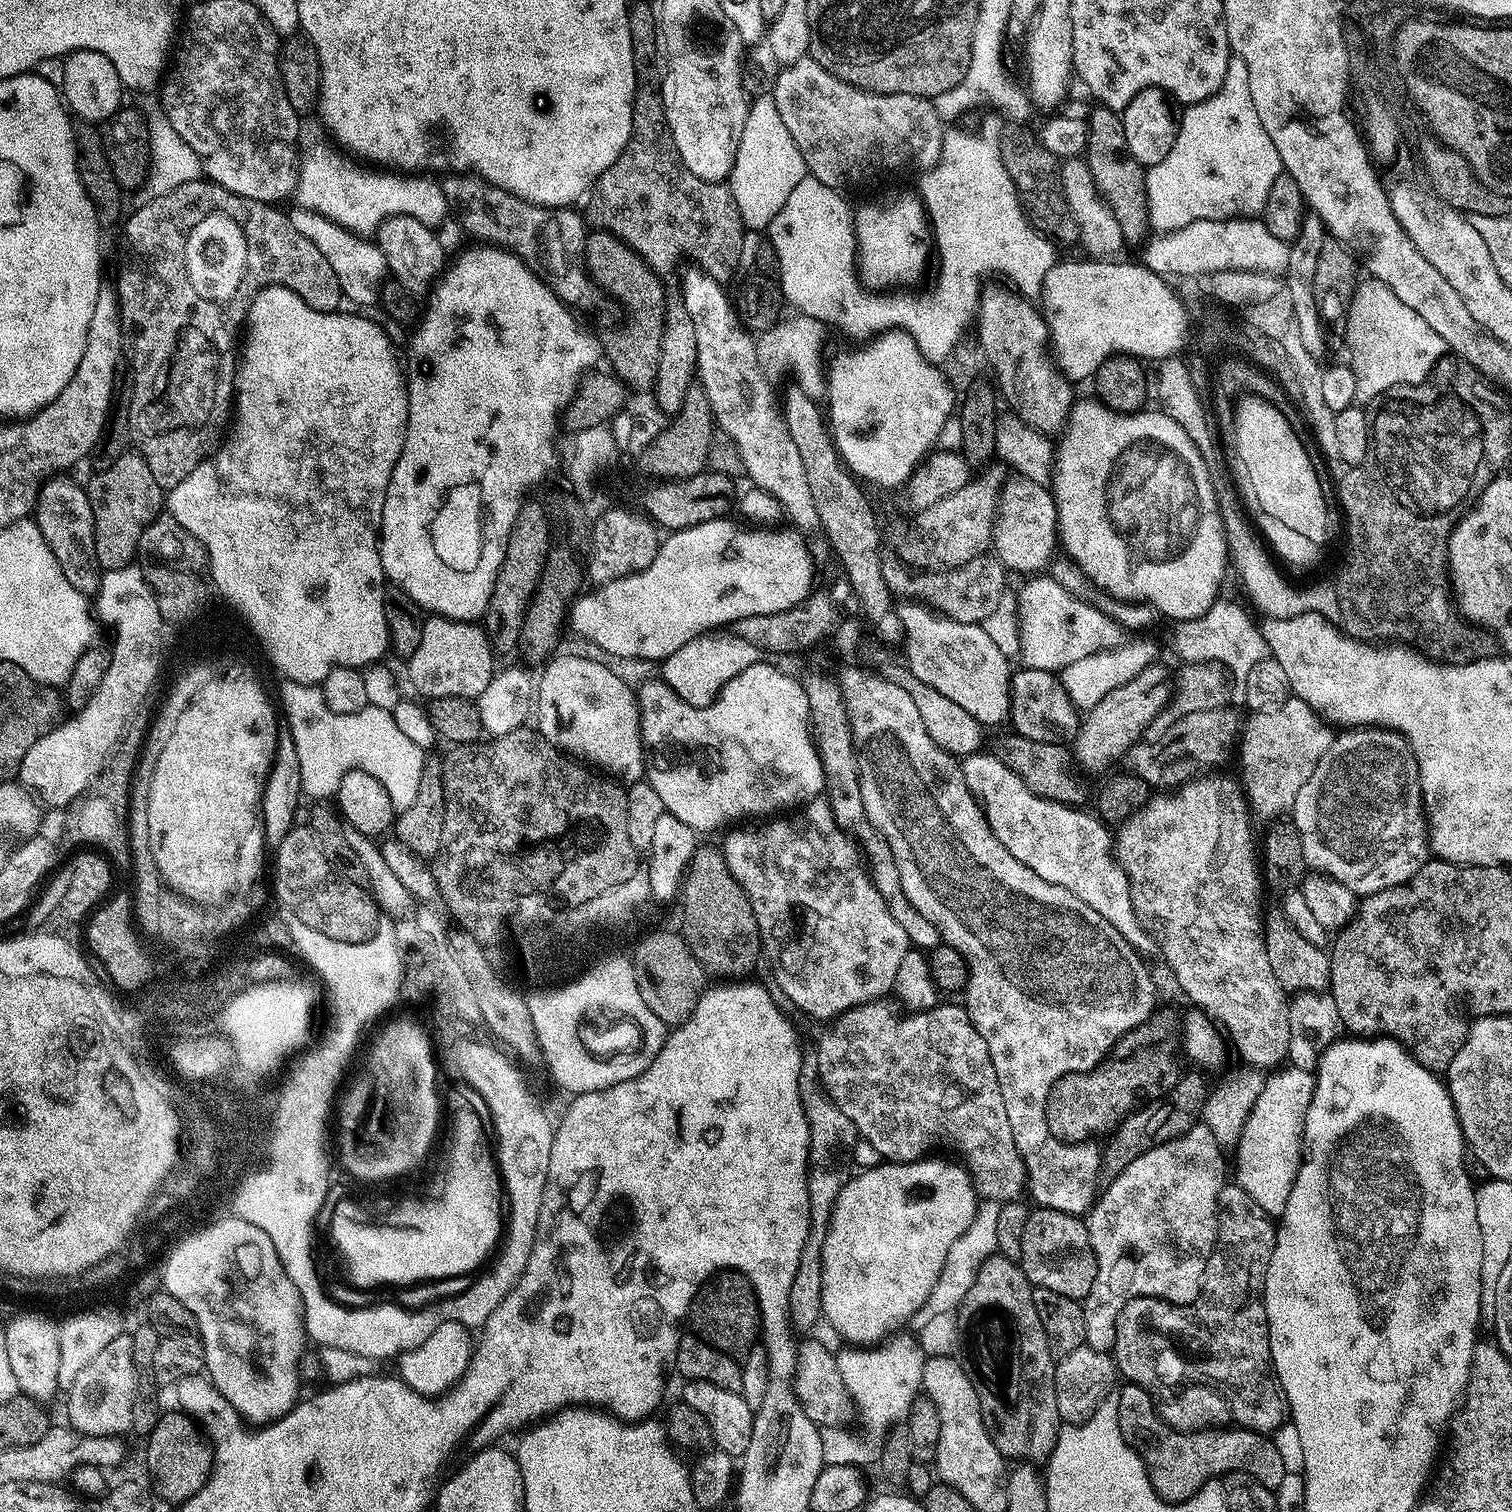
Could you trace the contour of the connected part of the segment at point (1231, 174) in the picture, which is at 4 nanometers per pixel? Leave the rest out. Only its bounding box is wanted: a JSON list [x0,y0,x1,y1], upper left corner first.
[1144,55,1281,232]

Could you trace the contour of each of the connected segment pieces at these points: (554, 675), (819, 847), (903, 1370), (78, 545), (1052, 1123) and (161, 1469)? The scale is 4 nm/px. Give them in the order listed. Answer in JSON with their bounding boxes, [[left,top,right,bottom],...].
[[534,655,646,786],[722,798,910,1022],[835,1334,926,1430],[34,474,102,594],[1046,1007,1184,1144],[144,1410,214,1506]]

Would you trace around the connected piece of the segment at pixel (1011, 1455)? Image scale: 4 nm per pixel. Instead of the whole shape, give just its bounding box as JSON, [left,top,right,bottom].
[956,1254,1062,1462]

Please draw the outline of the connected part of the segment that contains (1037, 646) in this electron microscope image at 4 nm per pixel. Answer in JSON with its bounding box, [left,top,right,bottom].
[1018,574,1125,673]

